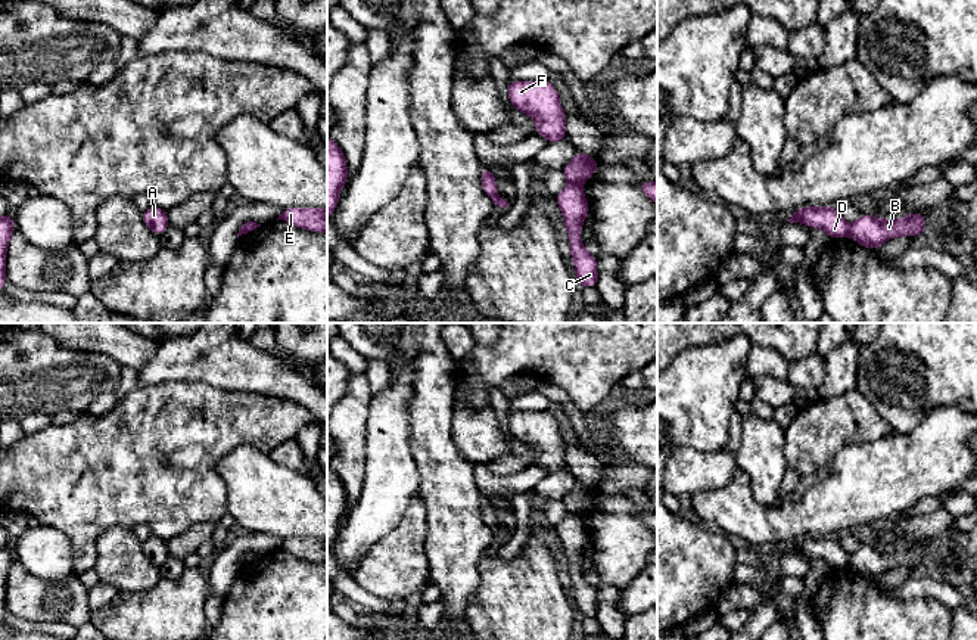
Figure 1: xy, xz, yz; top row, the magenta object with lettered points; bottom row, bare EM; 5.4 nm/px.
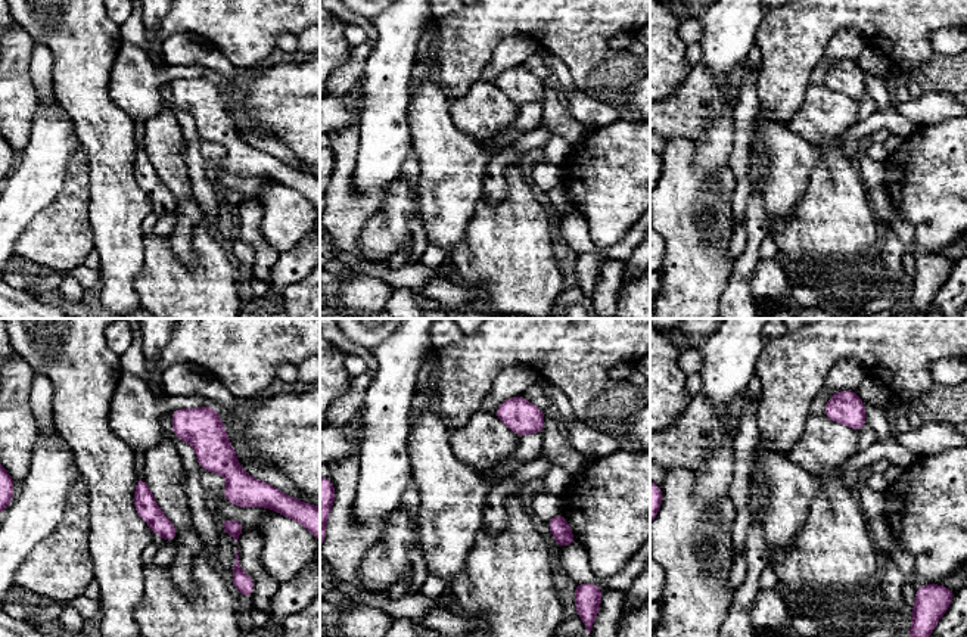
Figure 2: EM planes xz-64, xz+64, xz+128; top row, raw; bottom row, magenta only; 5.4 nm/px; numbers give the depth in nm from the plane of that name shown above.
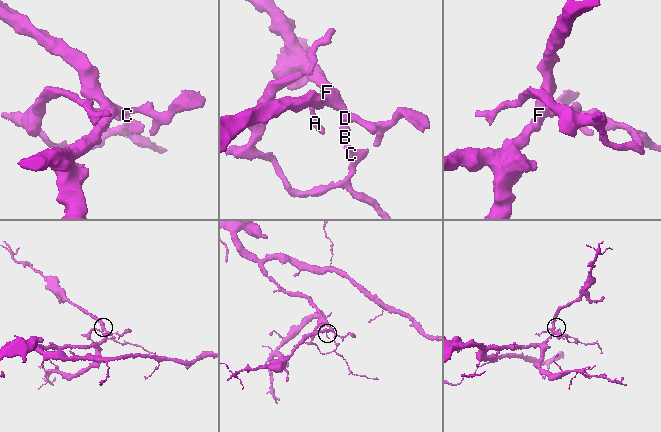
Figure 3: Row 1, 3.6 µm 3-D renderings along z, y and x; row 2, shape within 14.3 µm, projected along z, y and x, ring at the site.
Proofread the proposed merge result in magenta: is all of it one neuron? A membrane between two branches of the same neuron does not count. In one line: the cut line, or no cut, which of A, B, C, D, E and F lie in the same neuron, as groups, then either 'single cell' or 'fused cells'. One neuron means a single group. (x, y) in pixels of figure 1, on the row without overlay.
xz (569, 513), (579, 516) | A D E F / B C | fused cells

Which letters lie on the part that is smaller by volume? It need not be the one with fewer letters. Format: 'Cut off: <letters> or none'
Cut off: B, C

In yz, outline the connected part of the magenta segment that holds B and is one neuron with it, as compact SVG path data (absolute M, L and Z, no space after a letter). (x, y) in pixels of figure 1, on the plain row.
M922 543L908 544L902 550L880 550L875 546L862 544L858 552L849 557L849 566L859 575L878 580L886 571L896 566L922 568L925 549Z

